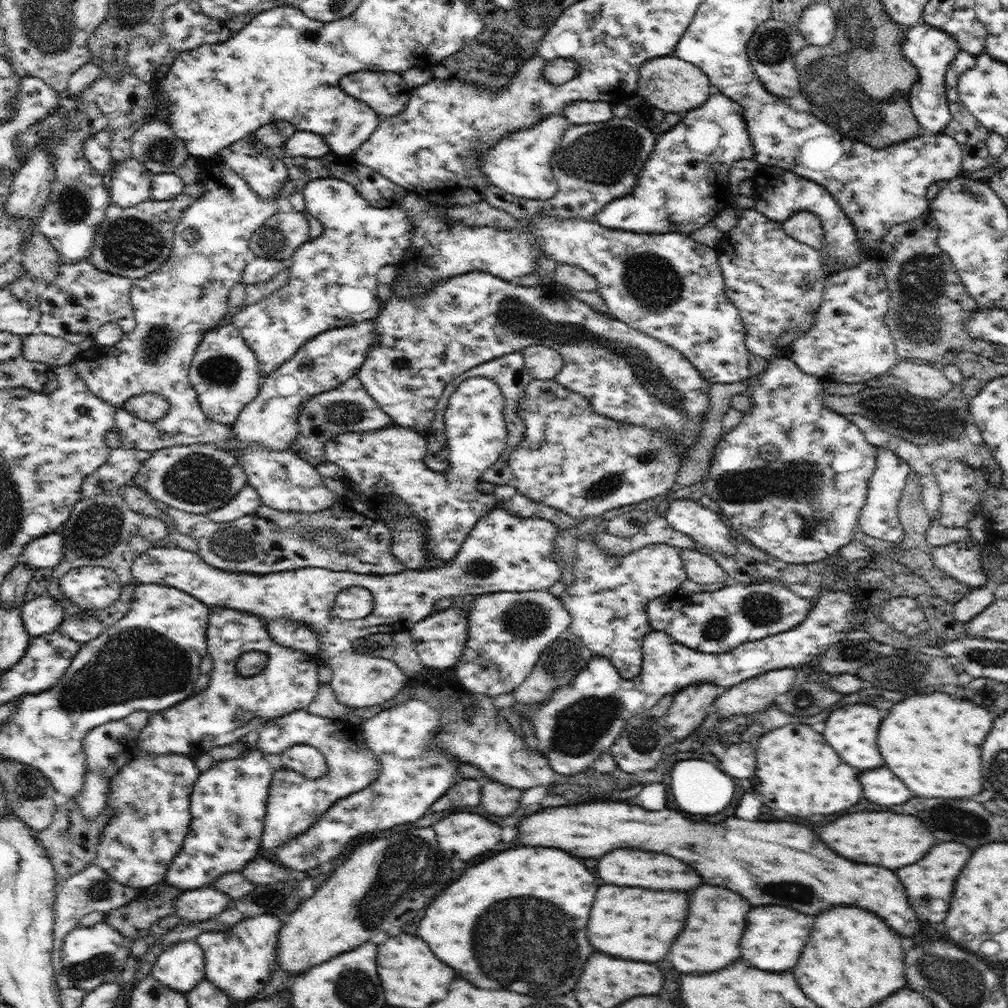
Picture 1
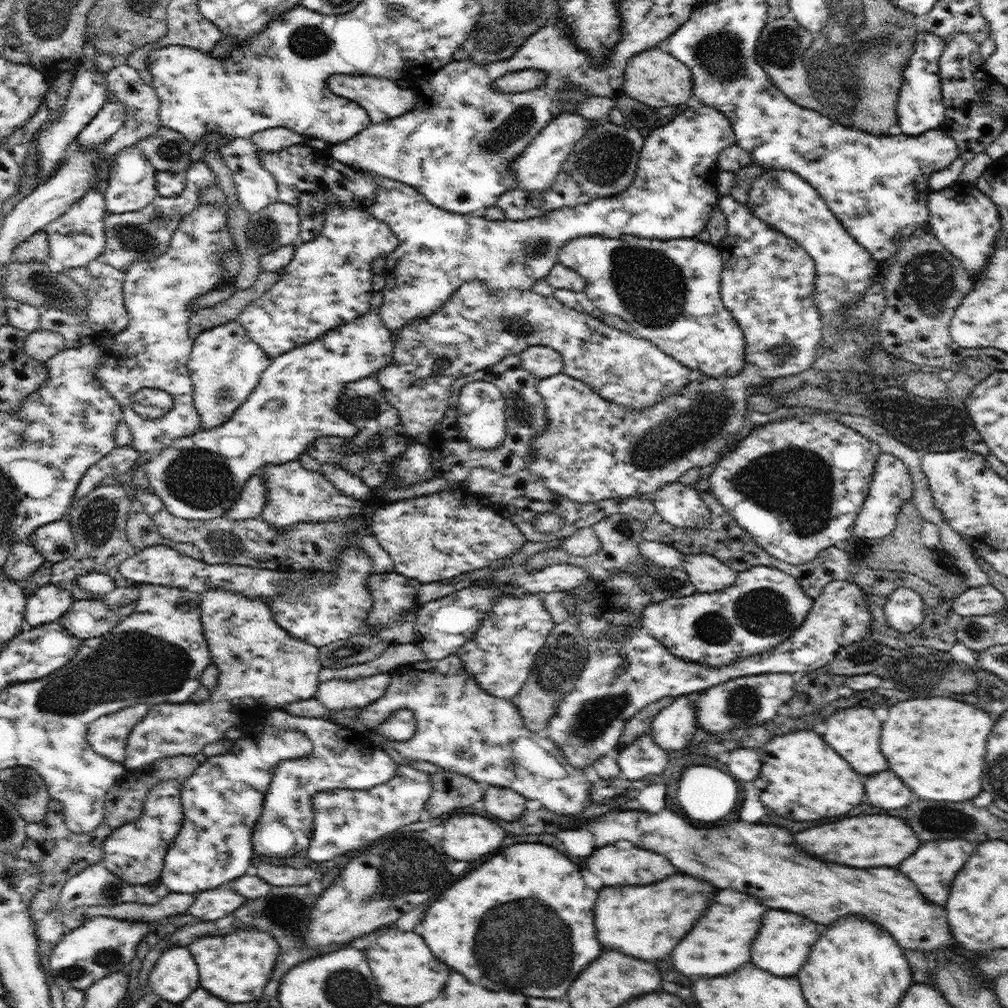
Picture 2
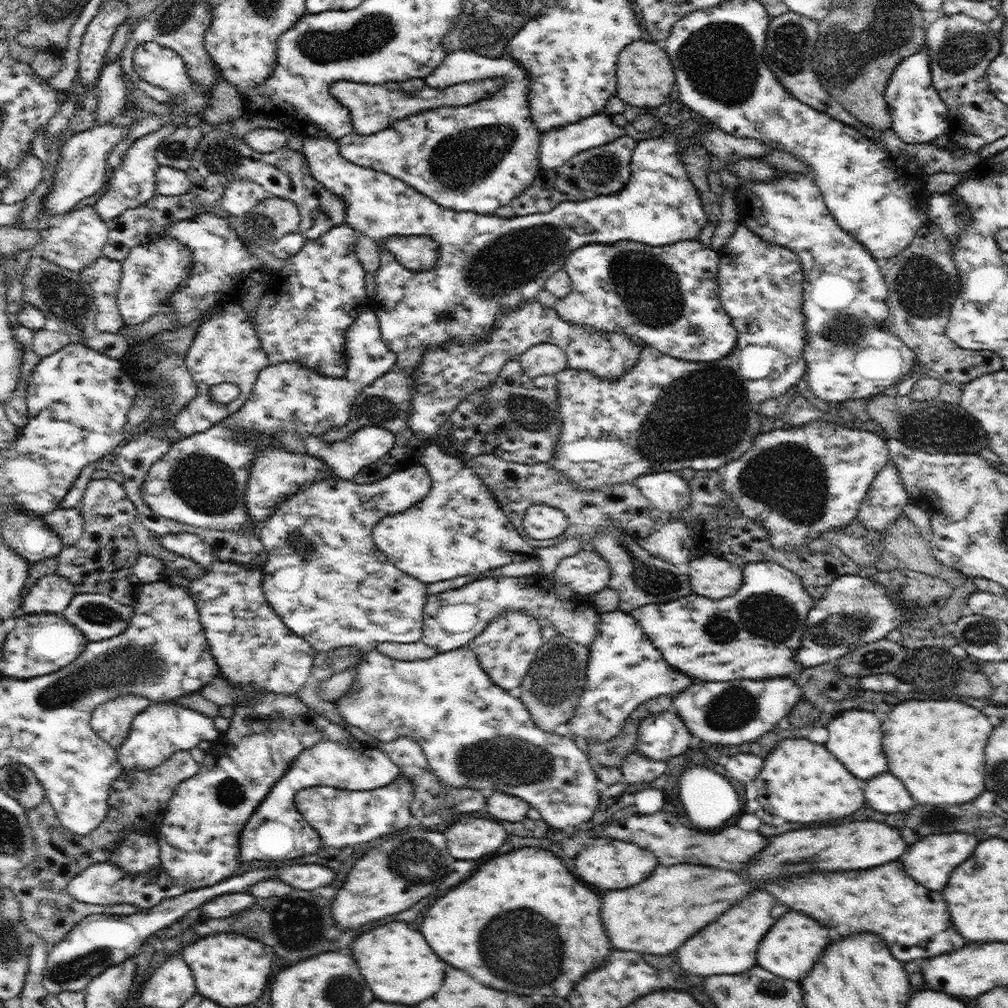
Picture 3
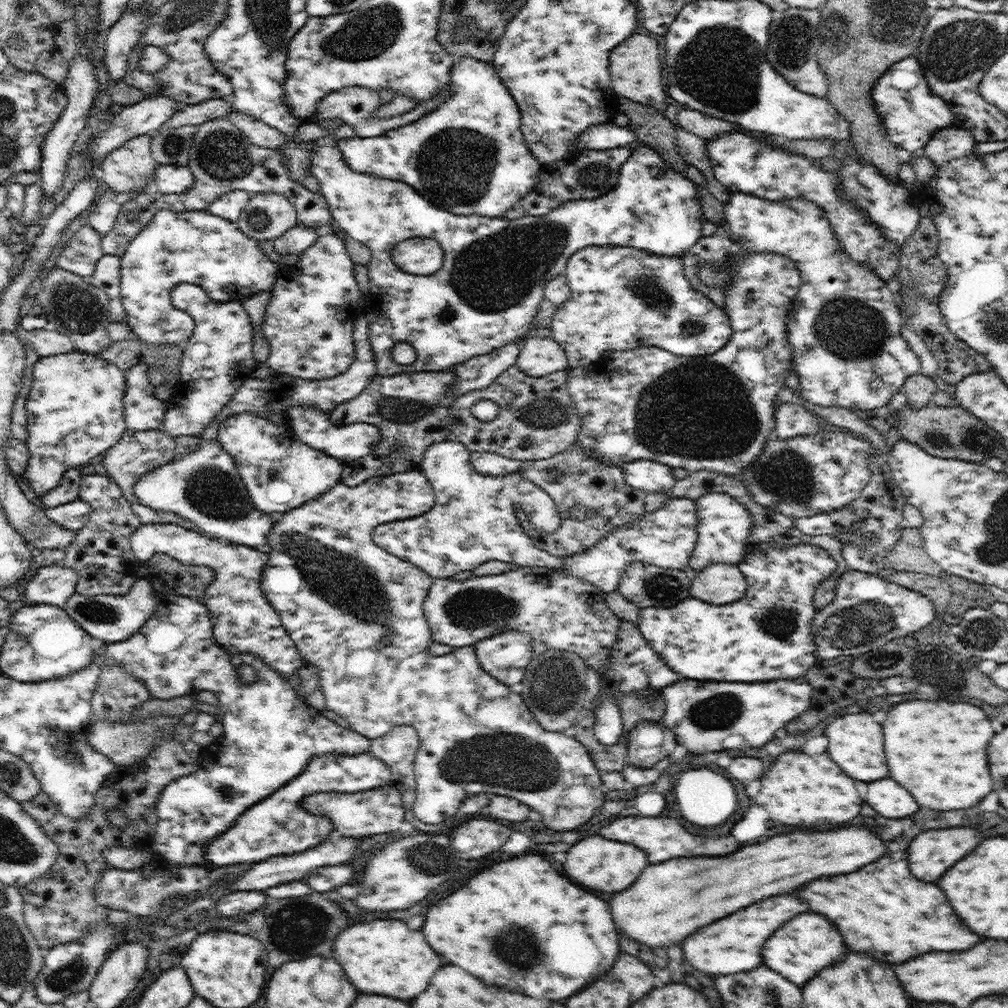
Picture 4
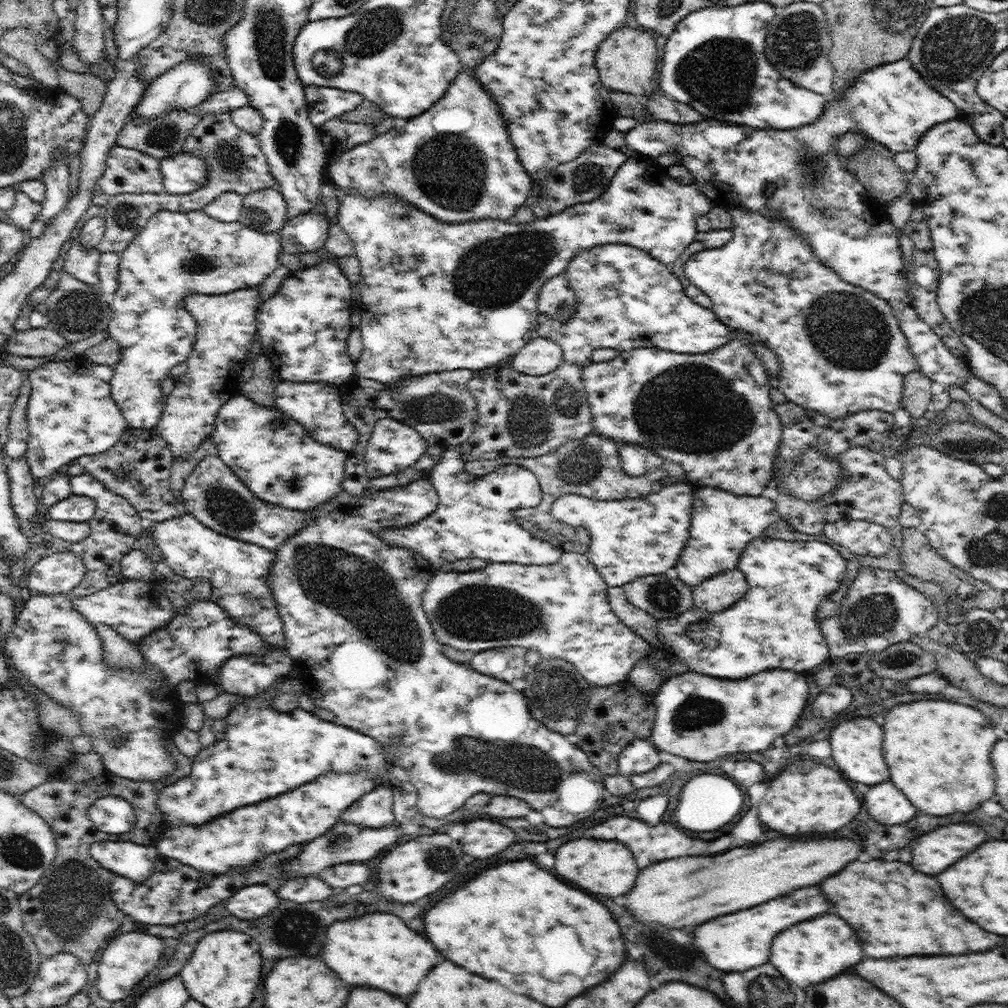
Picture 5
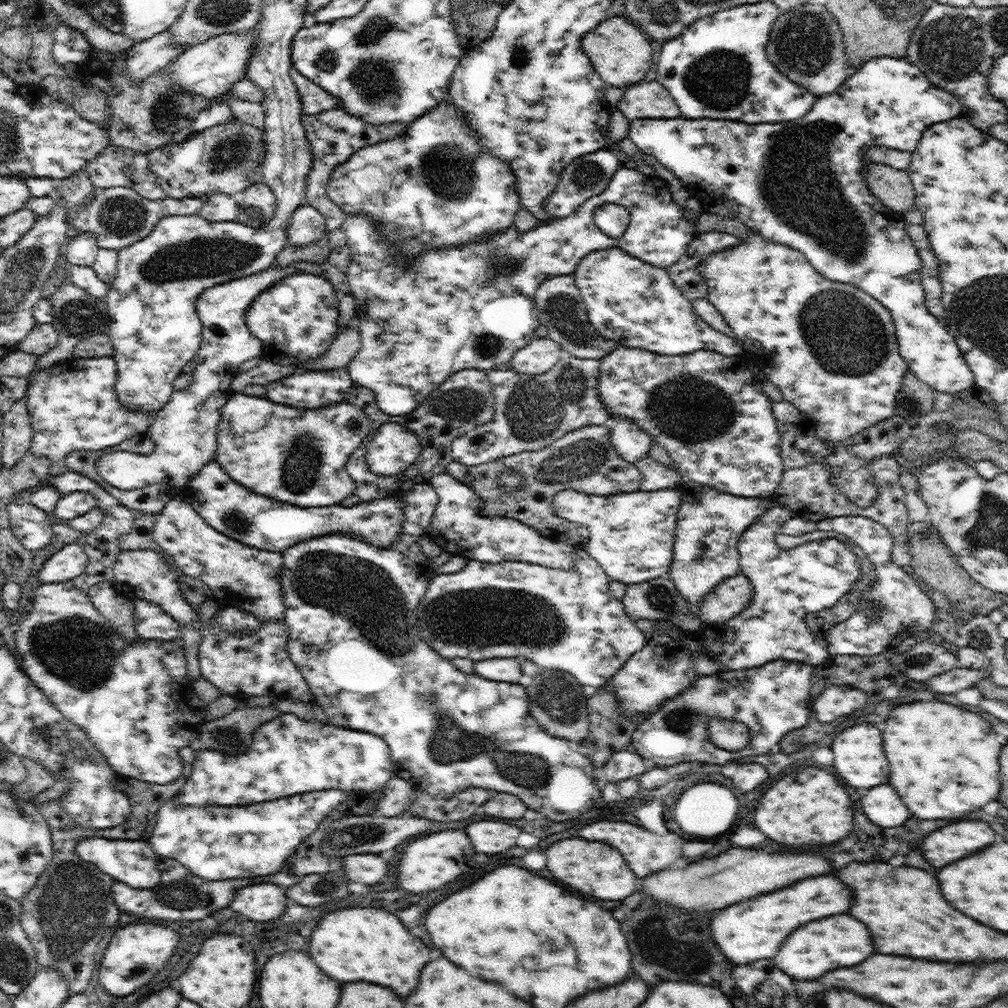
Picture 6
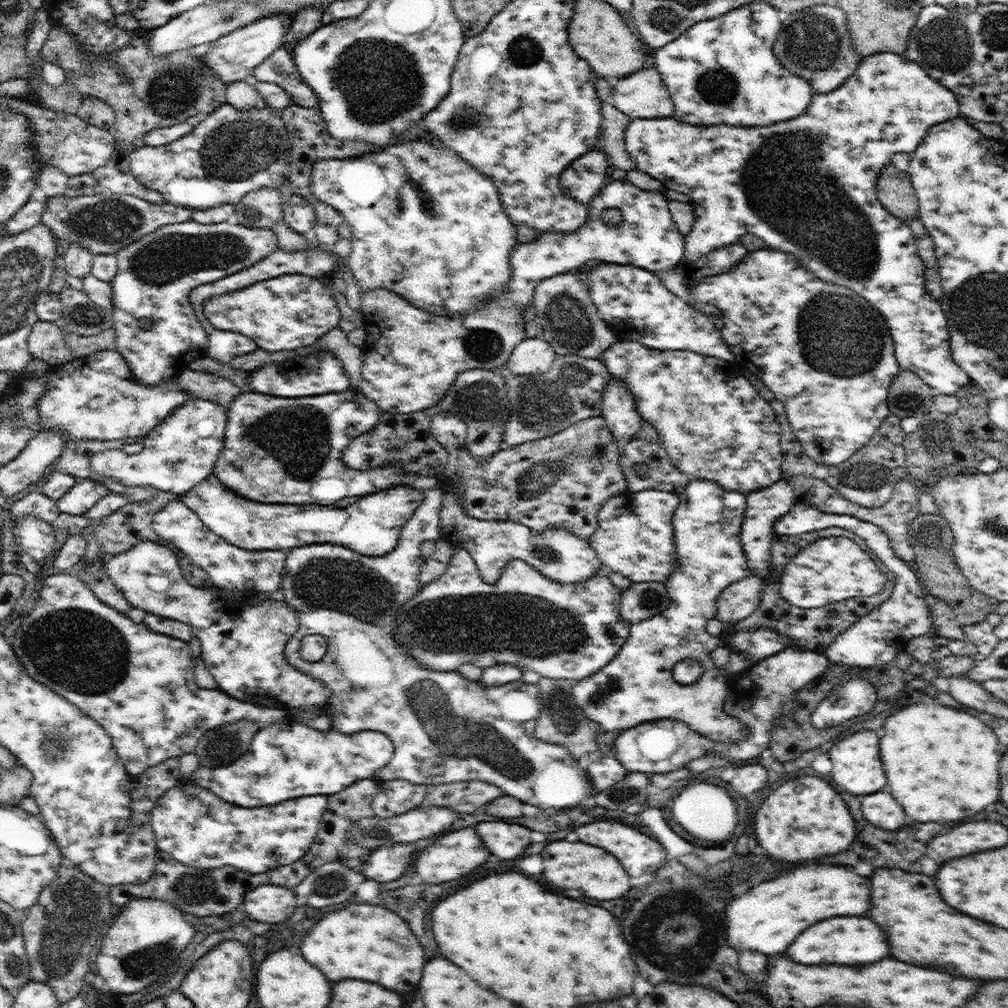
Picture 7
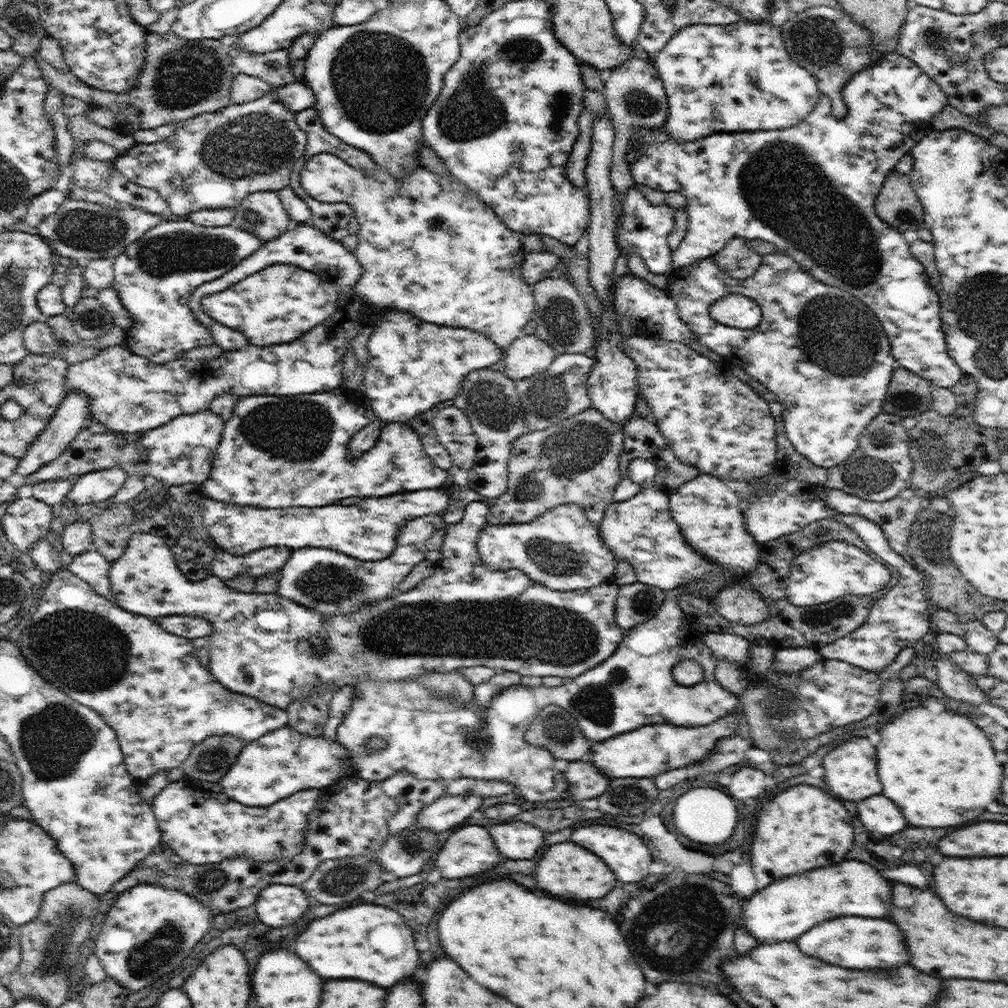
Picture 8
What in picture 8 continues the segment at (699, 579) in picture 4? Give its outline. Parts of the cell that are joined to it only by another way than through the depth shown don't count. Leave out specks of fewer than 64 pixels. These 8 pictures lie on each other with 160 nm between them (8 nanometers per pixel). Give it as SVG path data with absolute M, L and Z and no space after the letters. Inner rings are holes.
M748 580L720 589L714 598L717 612L733 623L763 623L769 617L768 605L751 583L752 580Z

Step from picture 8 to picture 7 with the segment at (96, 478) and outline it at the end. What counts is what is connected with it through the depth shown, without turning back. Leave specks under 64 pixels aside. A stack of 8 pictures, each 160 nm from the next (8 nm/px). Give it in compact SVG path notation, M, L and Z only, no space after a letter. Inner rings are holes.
M91 478L77 479L77 483L57 500L57 507L60 513L84 515L108 493L110 490L101 482L96 482Z

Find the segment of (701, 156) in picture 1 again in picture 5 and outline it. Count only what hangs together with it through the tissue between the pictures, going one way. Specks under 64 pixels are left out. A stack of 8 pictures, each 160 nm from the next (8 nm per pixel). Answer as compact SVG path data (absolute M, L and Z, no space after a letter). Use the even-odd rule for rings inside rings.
M638 154L635 157L629 156L626 162L618 168L616 176L611 180L609 187L594 200L585 203L576 203L565 208L558 214L544 218L535 218L529 223L518 223L514 220L482 219L469 220L463 223L447 223L426 214L416 205L399 199L396 195L382 195L377 197L365 197L358 193L349 193L343 188L336 186L330 180L330 186L335 190L340 204L337 208L337 223L342 226L344 232L352 239L355 254L360 268L359 280L354 284L360 289L360 325L358 330L361 333L363 349L360 359L354 364L354 375L364 377L384 383L387 389L392 390L404 379L411 376L424 376L432 372L456 371L458 369L468 369L472 372L484 368L496 367L508 361L533 337L537 336L538 330L538 294L547 280L562 274L567 269L573 256L578 252L594 248L603 244L625 244L641 251L646 251L650 256L656 258L661 263L672 266L678 257L684 257L684 252L692 242L698 230L696 229L696 218L708 214L709 210L715 206L696 183L682 184L676 182L668 176L667 167L660 164L655 158Z

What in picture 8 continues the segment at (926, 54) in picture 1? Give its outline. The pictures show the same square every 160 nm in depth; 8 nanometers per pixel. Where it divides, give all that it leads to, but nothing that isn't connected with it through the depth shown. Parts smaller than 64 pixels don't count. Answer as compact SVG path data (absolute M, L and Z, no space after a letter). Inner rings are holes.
M895 51L883 53L876 61L876 64L868 65L860 72L857 72L844 85L841 94L847 107L845 115L839 116L834 114L830 98L825 96L824 93L820 93L820 98L818 98L816 107L812 109L812 112L804 120L792 126L792 128L784 128L784 130L719 132L696 140L680 141L659 128L636 127L632 131L629 140L629 144L637 144L639 146L637 157L629 164L631 175L638 184L643 184L662 192L681 192L687 198L685 211L689 216L688 231L679 246L673 250L673 268L687 267L689 264L699 262L699 260L715 256L734 237L746 238L748 241L760 239L772 243L776 248L786 250L800 264L806 275L810 272L808 275L820 282L842 290L848 290L850 296L856 296L862 302L866 302L874 310L874 314L880 318L880 322L882 322L884 331L888 336L888 341L891 344L892 356L894 356L898 366L929 380L933 385L951 389L963 378L964 373L950 358L947 343L945 342L946 334L944 334L942 329L939 292L932 288L928 273L925 271L925 268L922 268L920 261L910 252L910 245L903 234L891 224L884 222L878 216L875 207L876 197L882 188L883 182L886 180L886 175L894 170L898 161L904 155L910 153L924 135L934 129L932 126L933 116L940 114L942 109L948 105L948 98L946 98L946 93L942 92L940 85L930 79L925 72L922 72L922 69L913 60Z

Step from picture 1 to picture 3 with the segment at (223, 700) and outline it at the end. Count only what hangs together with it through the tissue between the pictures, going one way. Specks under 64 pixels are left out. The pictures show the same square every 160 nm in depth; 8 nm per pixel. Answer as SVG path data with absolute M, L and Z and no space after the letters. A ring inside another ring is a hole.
M177 532L159 536L159 539L166 550L191 558L203 568L204 576L200 576L189 586L189 593L198 607L201 625L204 627L210 650L220 667L221 674L229 684L232 687L249 689L252 686L259 686L276 694L296 695L296 692L300 692L311 675L316 652L309 642L294 634L270 606L262 588L262 566L222 562L216 556L214 548L204 541L203 535ZM176 701L149 704L149 707L134 717L130 732L125 741L116 748L117 757L124 769L146 770L160 766L178 750L189 751L198 746L202 740L215 741L221 732L216 729L213 718L194 712Z

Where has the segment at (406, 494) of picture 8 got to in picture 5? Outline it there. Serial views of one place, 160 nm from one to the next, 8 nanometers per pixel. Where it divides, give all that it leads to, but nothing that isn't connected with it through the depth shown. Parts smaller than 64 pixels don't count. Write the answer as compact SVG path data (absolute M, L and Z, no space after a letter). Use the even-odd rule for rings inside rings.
M209 455L200 460L185 478L179 500L187 512L193 514L204 526L271 551L276 551L288 538L304 528L308 519L315 517L309 510L292 510L260 500L218 455Z

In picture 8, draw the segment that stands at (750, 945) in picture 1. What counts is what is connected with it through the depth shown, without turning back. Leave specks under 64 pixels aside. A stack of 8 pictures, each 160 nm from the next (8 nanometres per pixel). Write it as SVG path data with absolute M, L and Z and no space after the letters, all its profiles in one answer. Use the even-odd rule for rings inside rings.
M858 916L828 920L804 932L804 936L796 940L796 944L806 956L816 956L828 964L836 964L842 968L876 970L876 968L892 968L898 964L908 964L908 950L904 938L900 936L900 928L896 928L896 924L888 920L858 918Z

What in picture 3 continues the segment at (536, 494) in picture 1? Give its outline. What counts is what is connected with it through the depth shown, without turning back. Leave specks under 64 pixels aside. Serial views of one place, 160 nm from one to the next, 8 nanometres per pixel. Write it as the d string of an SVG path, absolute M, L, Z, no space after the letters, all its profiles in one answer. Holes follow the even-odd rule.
M739 224L736 227L730 240L719 252L721 256L717 276L719 300L726 314L730 316L732 326L738 334L737 345L728 357L713 362L690 362L674 359L672 356L660 352L657 348L646 345L641 347L638 363L634 367L630 367L628 373L622 375L618 380L600 378L592 372L575 369L565 369L555 375L557 378L557 403L562 419L562 432L560 432L560 440L554 445L553 467L559 470L561 474L565 474L579 490L596 490L603 486L634 482L634 480L645 474L679 472L683 468L722 470L727 462L742 457L754 444L756 436L763 434L760 423L760 418L763 415L761 414L760 405L765 400L776 398L790 390L806 374L806 362L802 355L806 346L806 339L808 339L808 332L804 332L804 312L802 312L804 271L800 257L785 246L762 240L760 236L756 236L756 233L744 224Z

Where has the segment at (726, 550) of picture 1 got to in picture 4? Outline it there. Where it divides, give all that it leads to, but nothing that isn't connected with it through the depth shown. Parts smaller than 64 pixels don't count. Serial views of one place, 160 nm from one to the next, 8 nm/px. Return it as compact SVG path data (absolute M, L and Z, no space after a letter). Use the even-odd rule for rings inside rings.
M635 460L622 467L626 484L645 492L666 492L677 481L672 467L653 460Z

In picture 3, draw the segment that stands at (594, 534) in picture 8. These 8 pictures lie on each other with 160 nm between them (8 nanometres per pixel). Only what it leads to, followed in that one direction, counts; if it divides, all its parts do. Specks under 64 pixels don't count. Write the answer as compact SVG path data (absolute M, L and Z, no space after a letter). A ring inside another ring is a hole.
M430 443L418 464L429 470L430 492L408 511L384 516L371 534L374 544L396 568L432 584L459 576L478 576L492 568L536 558L536 548L520 536L481 478L459 456L450 456ZM532 504L527 526L532 536L554 539L560 536L569 525L565 512L548 504Z

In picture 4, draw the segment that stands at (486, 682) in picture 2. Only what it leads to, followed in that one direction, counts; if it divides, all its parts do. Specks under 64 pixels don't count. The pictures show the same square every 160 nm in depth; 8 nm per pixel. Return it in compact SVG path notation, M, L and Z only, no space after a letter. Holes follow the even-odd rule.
M509 630L480 640L479 643L474 644L480 666L502 684L512 686L512 684L522 683L527 666L536 654L530 644L532 639L527 632Z

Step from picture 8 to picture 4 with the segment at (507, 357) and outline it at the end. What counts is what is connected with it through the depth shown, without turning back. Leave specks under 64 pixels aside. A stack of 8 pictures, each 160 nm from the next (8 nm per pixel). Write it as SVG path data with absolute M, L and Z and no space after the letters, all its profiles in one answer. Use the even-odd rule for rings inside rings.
M539 335L523 341L516 366L532 377L547 376L569 368L565 350L550 337Z

